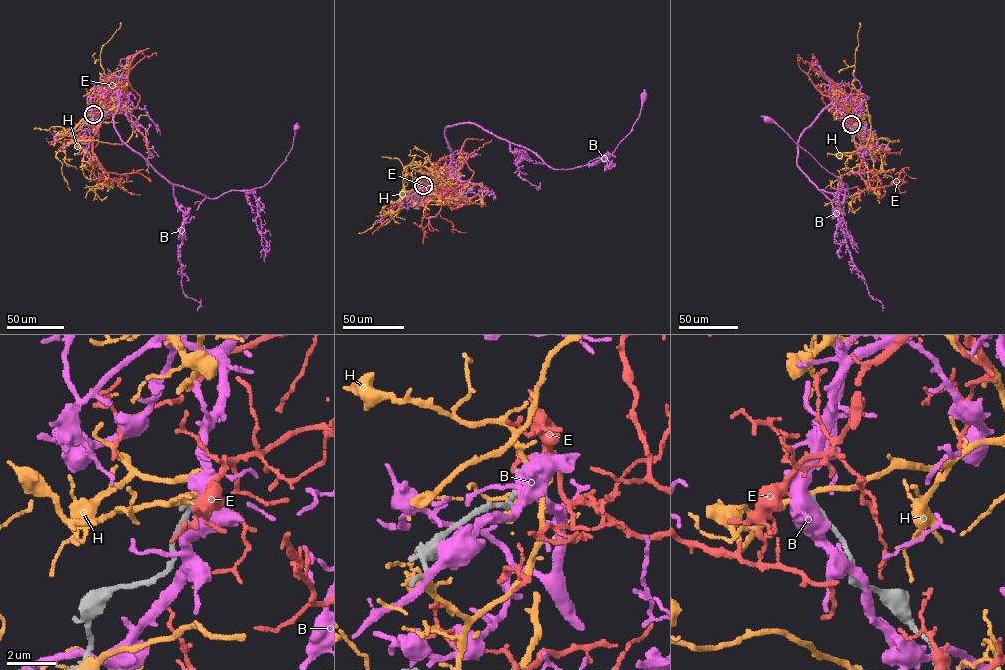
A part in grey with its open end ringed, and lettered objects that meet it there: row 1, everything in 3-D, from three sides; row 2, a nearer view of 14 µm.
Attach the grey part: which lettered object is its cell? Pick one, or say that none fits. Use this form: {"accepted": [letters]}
{"accepted": []}

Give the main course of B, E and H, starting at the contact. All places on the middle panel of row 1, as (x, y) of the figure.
B: (423, 185), (433, 196), (449, 180), (446, 127), (478, 124), (569, 169), (611, 155), (642, 96)
E: (423, 185), (434, 187), (422, 193), (430, 186), (440, 193), (441, 202), (436, 214), (422, 221), (423, 244)
H: (423, 185), (403, 197), (404, 169), (437, 174), (459, 205), (440, 199), (480, 184), (483, 206)

